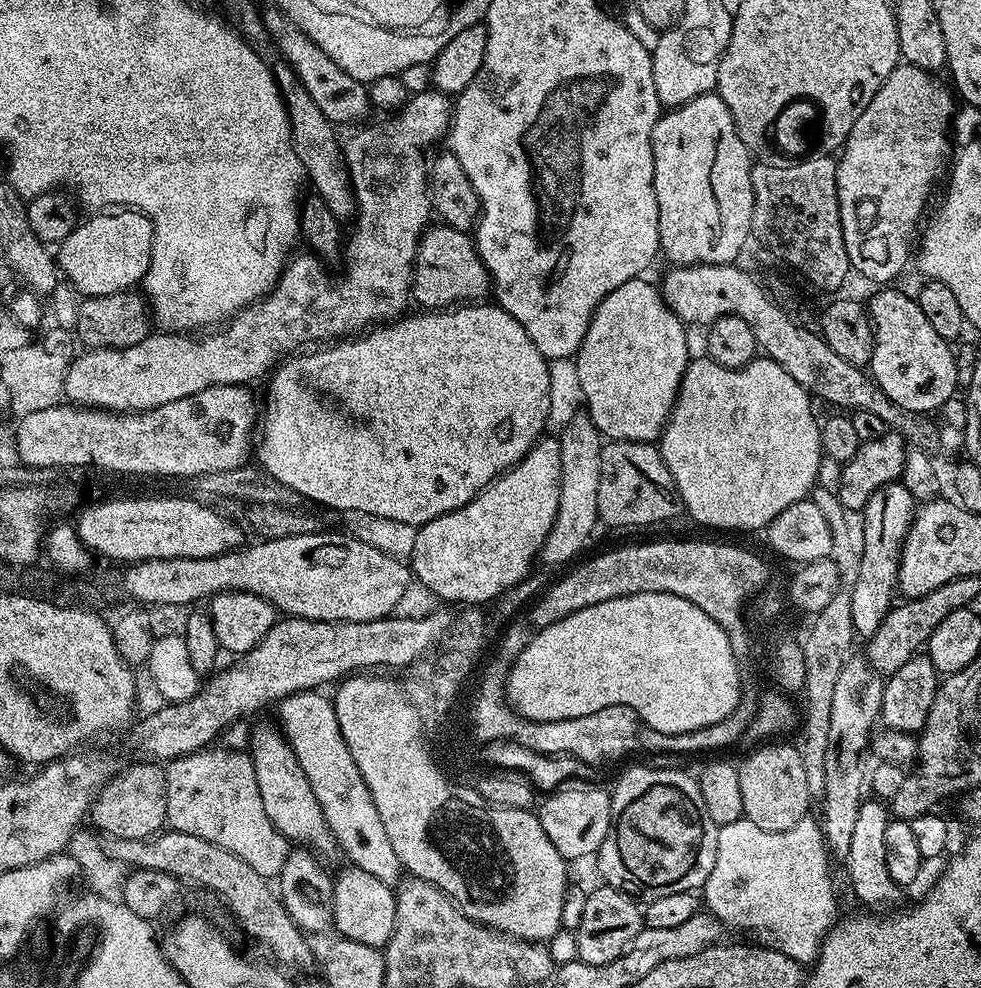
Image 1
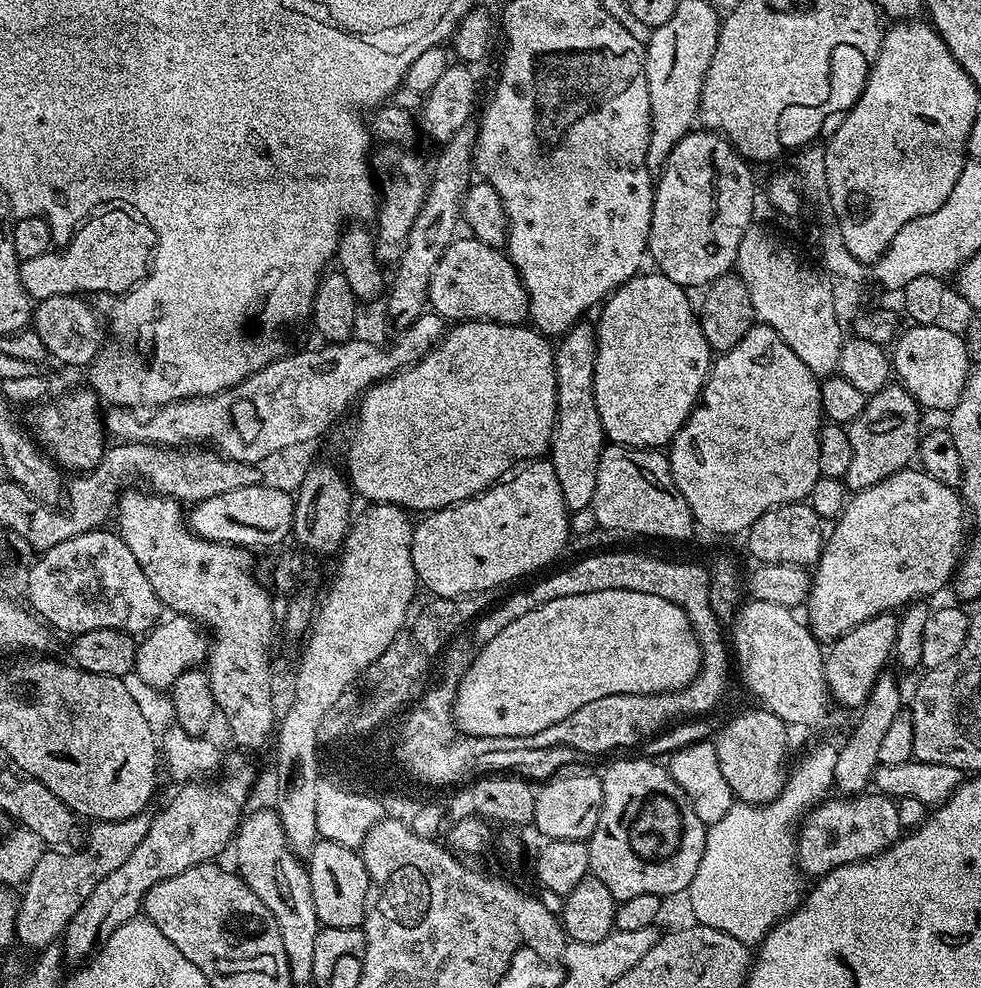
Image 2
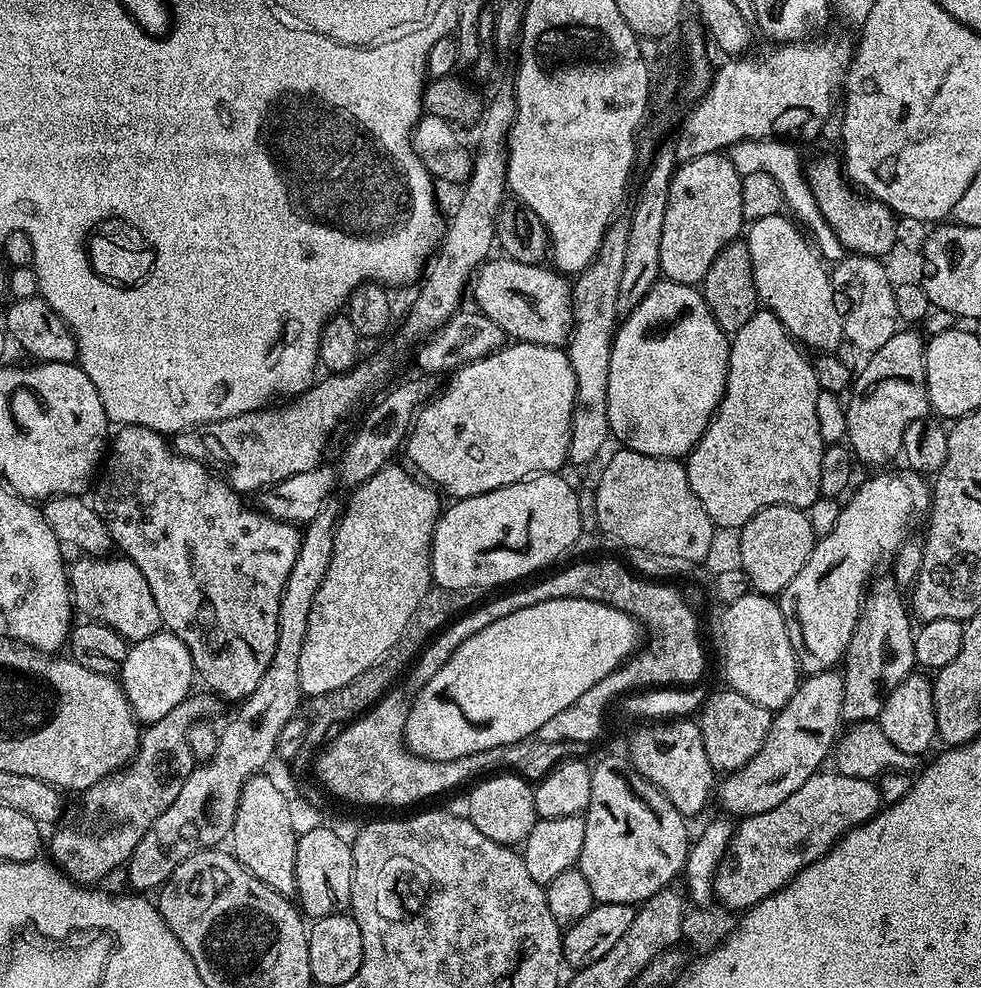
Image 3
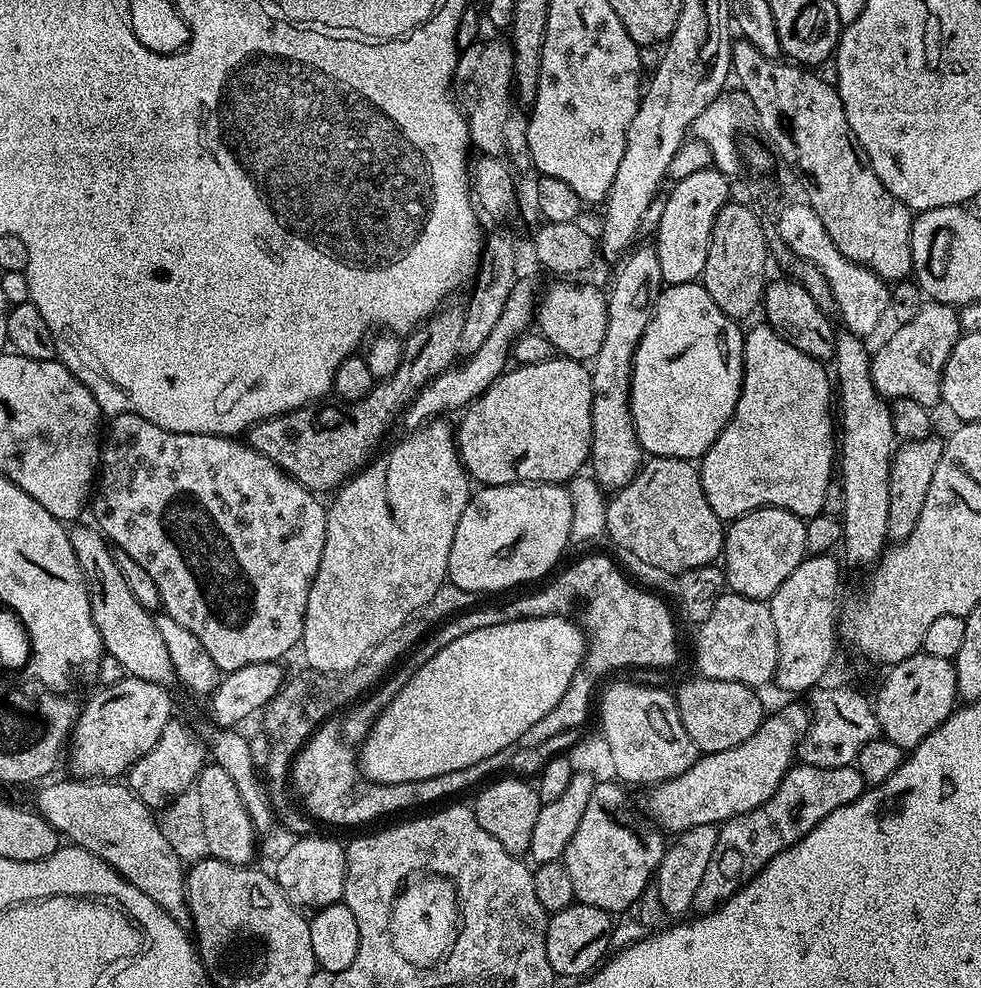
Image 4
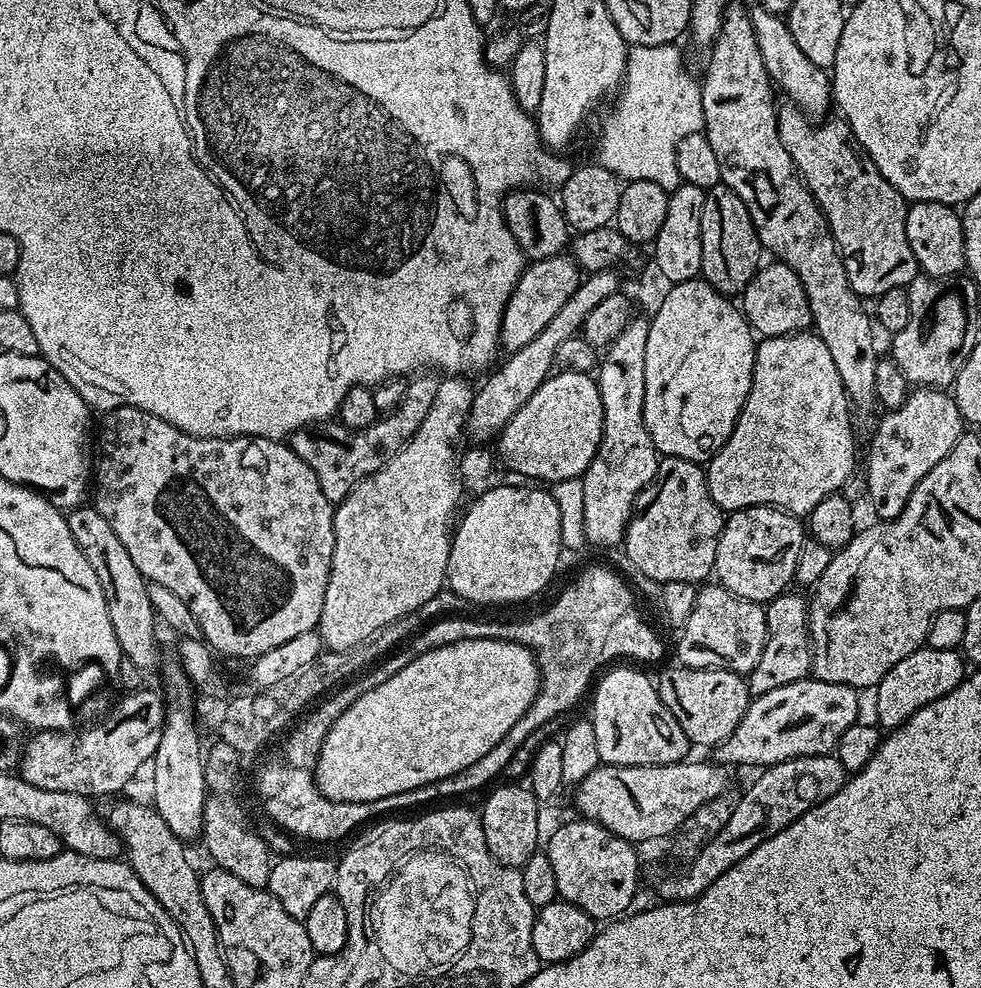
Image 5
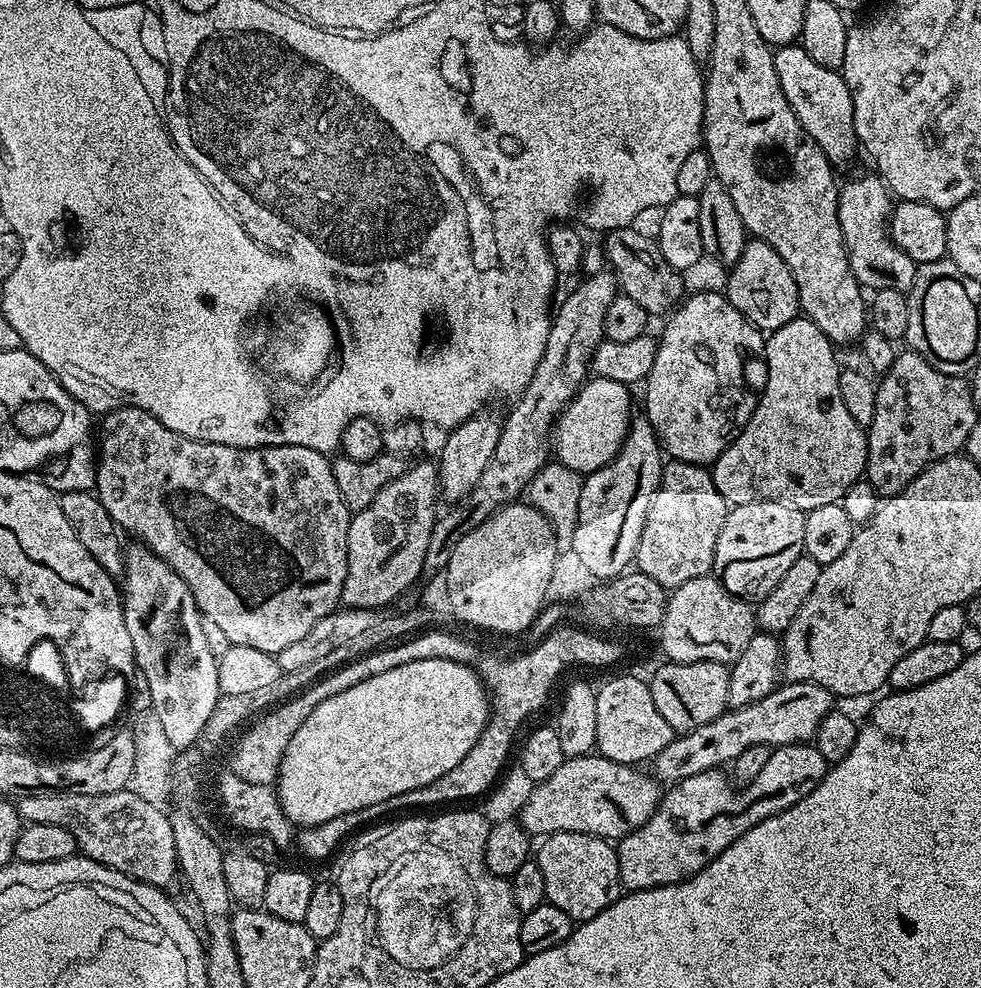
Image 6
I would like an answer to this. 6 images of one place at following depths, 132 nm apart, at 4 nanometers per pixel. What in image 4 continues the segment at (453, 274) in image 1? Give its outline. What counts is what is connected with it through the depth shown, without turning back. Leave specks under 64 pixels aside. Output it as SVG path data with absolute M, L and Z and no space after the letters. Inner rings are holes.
M552 284L543 289L534 313L534 324L541 336L552 343L561 357L581 362L596 359L602 338L606 338L608 298L592 284Z

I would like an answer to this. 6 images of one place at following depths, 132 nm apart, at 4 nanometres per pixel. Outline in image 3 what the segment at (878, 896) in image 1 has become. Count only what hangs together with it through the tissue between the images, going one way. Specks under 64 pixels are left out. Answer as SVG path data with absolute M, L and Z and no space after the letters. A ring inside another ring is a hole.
M877 575L867 585L860 617L844 651L842 721L849 725L861 724L863 720L879 721L882 706L886 706L886 698L890 698L894 686L913 675L916 667L914 620L909 605L892 575Z

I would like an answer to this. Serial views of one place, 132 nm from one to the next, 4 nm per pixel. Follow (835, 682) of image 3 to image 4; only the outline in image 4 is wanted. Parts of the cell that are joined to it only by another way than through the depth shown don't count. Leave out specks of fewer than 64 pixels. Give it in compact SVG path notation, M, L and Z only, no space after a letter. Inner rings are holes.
M788 704L785 708L778 709L773 716L772 713L765 715L760 729L750 738L746 738L746 742L742 742L738 746L730 746L730 750L718 750L701 755L694 762L694 766L690 766L690 770L649 787L647 789L648 797L644 800L644 808L648 811L645 812L647 819L665 833L679 834L685 828L706 826L707 824L719 826L725 820L732 820L736 816L753 812L772 797L788 769L793 767L798 756L800 739L806 734L809 719L809 709L805 705L803 708L800 704Z

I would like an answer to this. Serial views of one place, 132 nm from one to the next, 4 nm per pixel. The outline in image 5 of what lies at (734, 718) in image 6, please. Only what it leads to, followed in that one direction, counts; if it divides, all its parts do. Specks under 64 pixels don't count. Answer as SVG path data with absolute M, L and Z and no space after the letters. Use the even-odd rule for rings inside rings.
M805 678L778 686L778 690L770 690L770 694L751 697L742 722L734 726L734 734L715 745L715 763L767 766L790 758L835 753L842 734L861 719L860 700L856 696L859 696L857 689L850 686Z

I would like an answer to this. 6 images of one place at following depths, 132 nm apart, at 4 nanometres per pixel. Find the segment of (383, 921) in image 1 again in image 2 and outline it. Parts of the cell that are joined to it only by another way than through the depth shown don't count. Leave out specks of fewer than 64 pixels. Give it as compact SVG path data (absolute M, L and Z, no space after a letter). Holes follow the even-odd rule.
M320 839L306 858L310 891L314 893L314 910L326 928L360 928L370 907L370 881L363 855L355 848Z

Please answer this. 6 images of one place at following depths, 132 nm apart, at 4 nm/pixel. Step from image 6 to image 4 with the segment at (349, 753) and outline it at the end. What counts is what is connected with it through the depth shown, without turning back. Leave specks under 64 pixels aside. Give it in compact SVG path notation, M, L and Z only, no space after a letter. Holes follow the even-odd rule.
M564 614L523 616L521 620L511 620L478 630L470 630L470 634L462 634L462 638L454 638L454 642L450 642L450 646L442 646L442 650L438 650L438 654L434 654L434 658L430 658L430 662L426 662L426 666L422 666L415 672L410 678L410 682L406 682L406 686L402 686L402 690L398 690L398 694L382 709L380 716L368 729L367 735L363 737L358 748L358 763L364 777L367 780L373 780L376 784L405 784L406 782L429 780L438 778L442 774L454 774L454 770L466 770L494 754L508 752L511 744L519 745L522 734L526 734L526 730L530 730L530 726L534 726L534 722L546 718L546 714L550 714L550 710L554 710L554 706L558 706L558 702L562 702L562 694L566 694L574 674L579 670L580 663L584 661L586 633L577 621L575 624L572 620L575 619Z

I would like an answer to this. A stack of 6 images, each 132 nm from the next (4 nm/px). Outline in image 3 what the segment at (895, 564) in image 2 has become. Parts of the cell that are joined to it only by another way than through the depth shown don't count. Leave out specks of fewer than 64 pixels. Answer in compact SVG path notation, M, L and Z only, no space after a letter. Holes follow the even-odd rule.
M884 470L881 476L870 477L843 501L834 530L817 539L810 558L806 558L806 566L802 566L802 570L798 570L798 574L794 574L794 578L790 578L788 585L780 592L778 603L786 622L786 634L790 634L790 646L794 646L801 673L827 672L843 661L844 651L848 648L854 626L860 617L866 585L877 575L876 567L883 560L888 562L895 557L896 551L909 539L908 527L915 522L916 516L923 517L929 511L930 484L921 473L911 470L888 471L892 470Z

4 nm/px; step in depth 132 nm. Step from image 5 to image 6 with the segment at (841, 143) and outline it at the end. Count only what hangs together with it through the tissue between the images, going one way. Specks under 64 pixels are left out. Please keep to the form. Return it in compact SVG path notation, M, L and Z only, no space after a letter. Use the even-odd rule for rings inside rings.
M879 175L856 176L839 185L838 191L838 222L842 226L842 238L848 251L850 270L854 278L861 286L868 290L885 288L886 290L898 290L905 294L914 286L917 263L910 258L910 254L901 252L899 246L893 242L891 234L888 233L888 218L894 207L893 197L888 191L887 184L880 179Z

